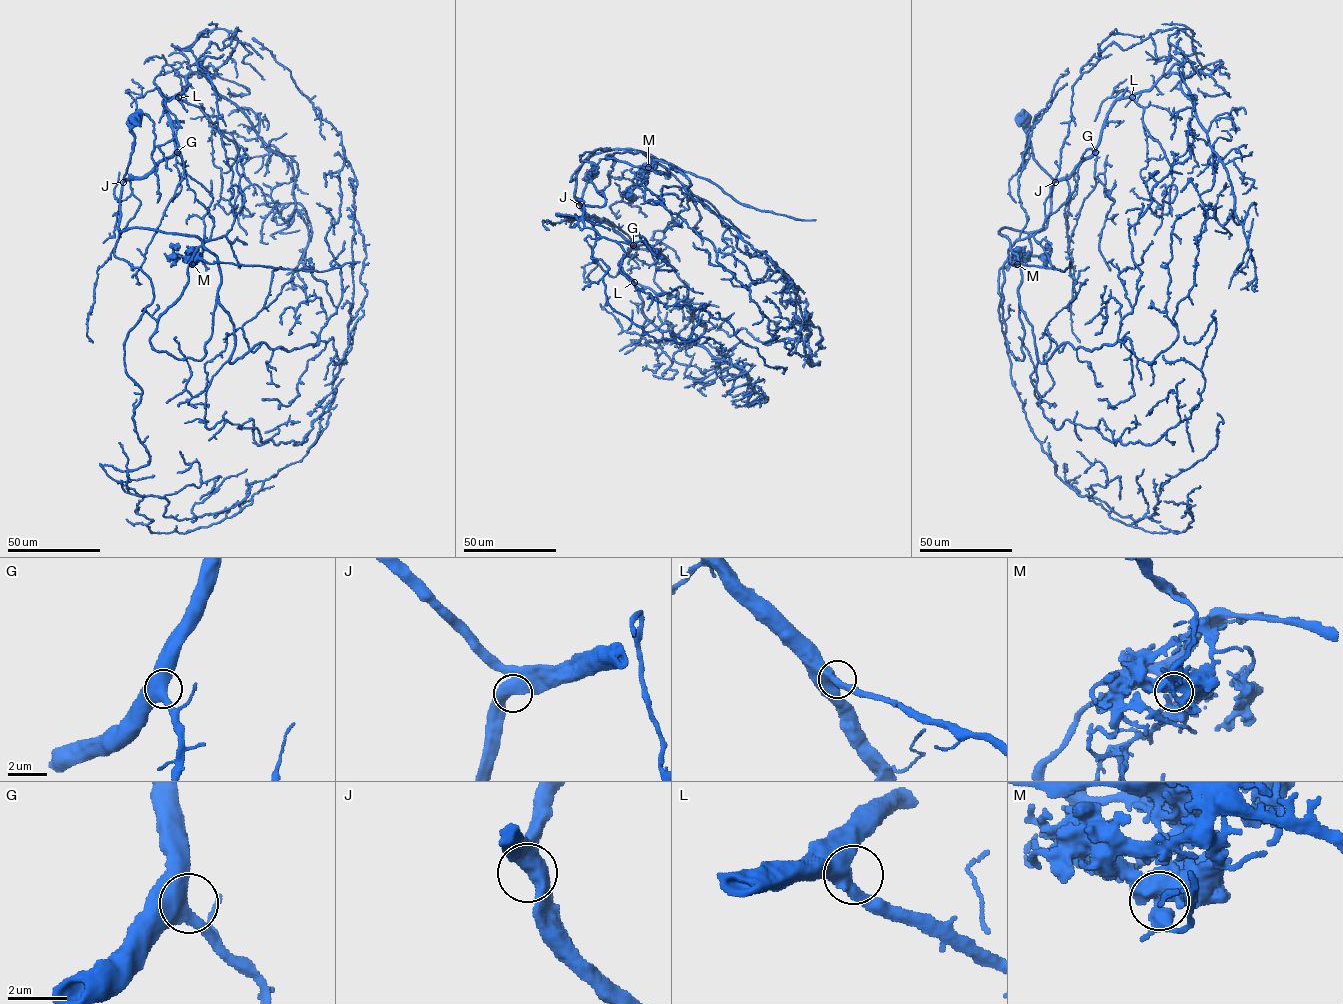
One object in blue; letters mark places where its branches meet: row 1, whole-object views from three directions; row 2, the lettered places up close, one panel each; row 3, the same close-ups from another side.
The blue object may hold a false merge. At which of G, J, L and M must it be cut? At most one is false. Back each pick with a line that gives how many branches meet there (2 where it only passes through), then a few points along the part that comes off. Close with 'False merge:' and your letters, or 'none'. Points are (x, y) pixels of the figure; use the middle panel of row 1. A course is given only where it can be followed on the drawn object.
M: 2 | (648, 167), (653, 160), (669, 162), (709, 180), (740, 203), (798, 219), (815, 219)
False merge: M

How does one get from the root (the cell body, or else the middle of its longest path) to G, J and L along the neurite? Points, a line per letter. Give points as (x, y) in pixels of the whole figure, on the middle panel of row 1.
G: (592, 174), (585, 176), (590, 180), (579, 202), (581, 208), (605, 221), (633, 245)
J: (592, 174), (585, 176), (590, 180), (579, 205)
L: (592, 174), (585, 176), (590, 180), (579, 205), (589, 215), (609, 224), (631, 245), (619, 265), (634, 282)

